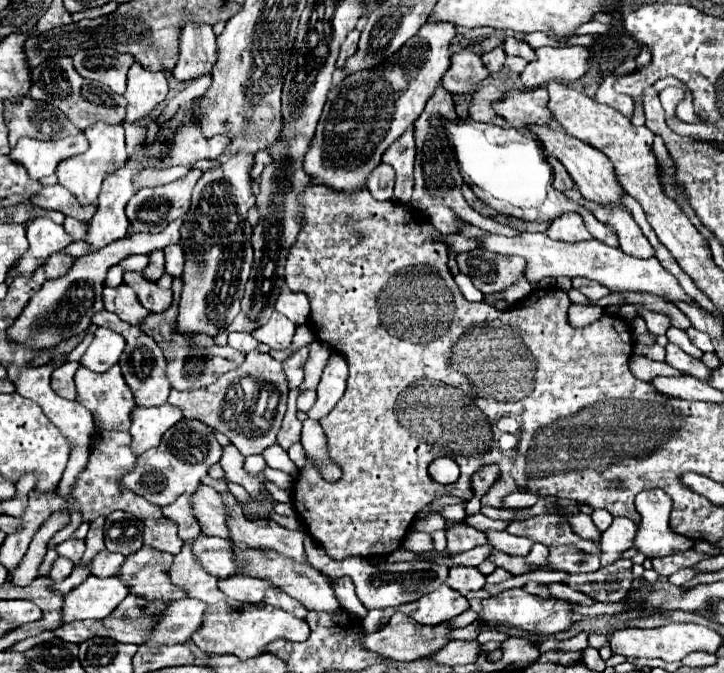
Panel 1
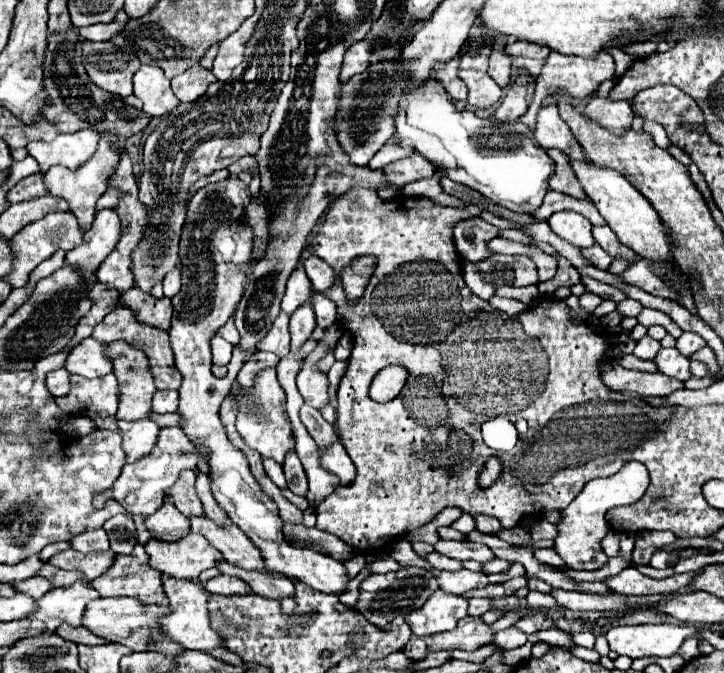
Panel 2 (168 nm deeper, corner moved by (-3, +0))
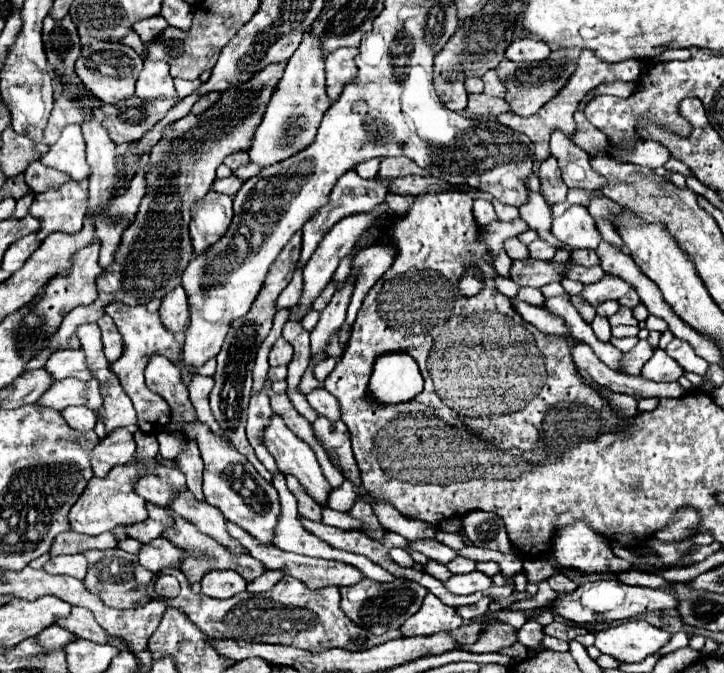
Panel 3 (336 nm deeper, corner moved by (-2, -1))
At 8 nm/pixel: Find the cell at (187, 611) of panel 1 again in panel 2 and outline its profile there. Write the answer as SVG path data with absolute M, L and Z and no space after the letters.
M119 597L119 599L95 599L87 605L87 613L83 613L83 627L91 633L107 639L109 643L119 643L129 647L131 651L147 651L149 631L159 629L159 619L169 613L169 607L159 605L141 605L135 599Z

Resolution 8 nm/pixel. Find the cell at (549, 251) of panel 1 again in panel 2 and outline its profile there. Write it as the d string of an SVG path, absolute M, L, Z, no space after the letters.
M593 245L593 247L589 247L589 249L583 249L581 253L583 253L583 257L585 257L591 265L595 265L597 269L607 269L609 263L611 263L611 257L609 257L599 245Z

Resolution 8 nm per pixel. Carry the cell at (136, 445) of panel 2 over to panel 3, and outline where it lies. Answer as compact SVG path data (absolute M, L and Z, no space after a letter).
M116 428L102 440L102 444L94 448L94 454L90 456L94 476L102 478L114 466L134 460L134 454L136 454L134 436L126 428Z

